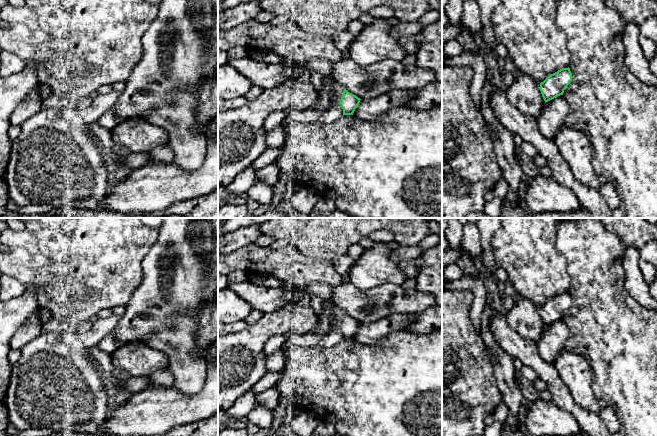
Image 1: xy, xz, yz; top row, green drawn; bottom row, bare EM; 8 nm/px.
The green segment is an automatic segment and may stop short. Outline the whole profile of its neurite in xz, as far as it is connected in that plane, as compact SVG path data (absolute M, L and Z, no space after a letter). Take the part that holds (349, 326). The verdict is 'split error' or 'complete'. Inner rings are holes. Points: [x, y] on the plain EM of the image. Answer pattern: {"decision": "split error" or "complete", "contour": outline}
{"decision": "split error", "contour": "M325 301L323 310L325 308L331 309L332 325L338 325L343 333L343 339L353 339L355 333L360 327L360 322L348 316L338 307L334 306L330 301Z"}

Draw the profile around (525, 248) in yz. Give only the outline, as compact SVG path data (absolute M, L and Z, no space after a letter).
M500 218L500 228L491 238L497 268L507 272L516 293L543 306L549 299L570 290L568 262L557 250L557 226L561 218Z

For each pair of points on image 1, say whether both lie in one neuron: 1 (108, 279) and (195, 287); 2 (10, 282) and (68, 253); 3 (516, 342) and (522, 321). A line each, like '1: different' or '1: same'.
1: different
2: different
3: different

